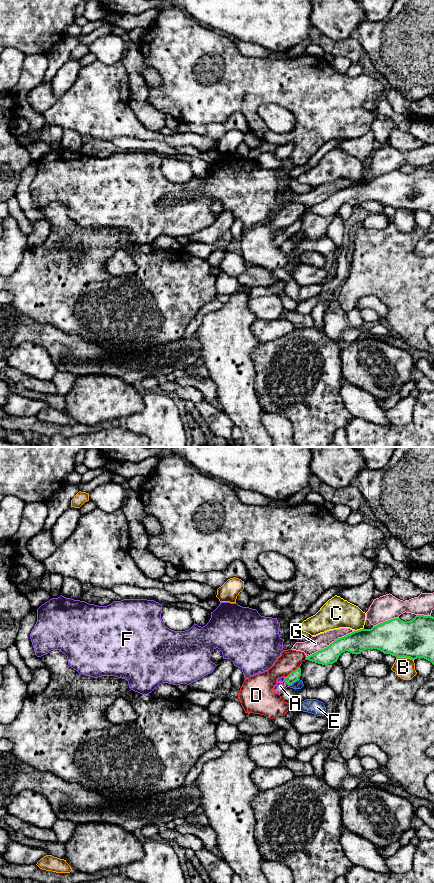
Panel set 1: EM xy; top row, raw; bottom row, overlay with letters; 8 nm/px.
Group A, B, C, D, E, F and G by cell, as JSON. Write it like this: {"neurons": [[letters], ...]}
{"neurons": [["A"], ["B"], ["C"], ["D"], ["E"], ["F"], ["G"]]}

